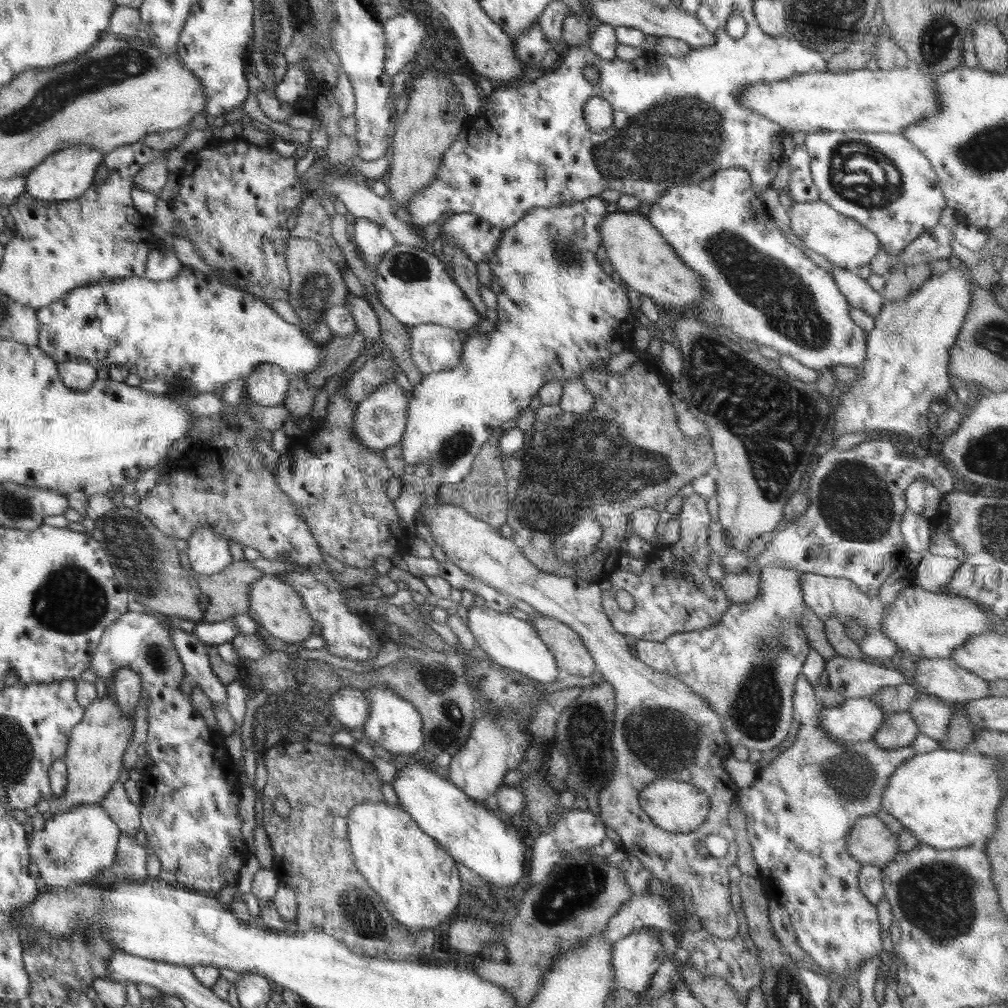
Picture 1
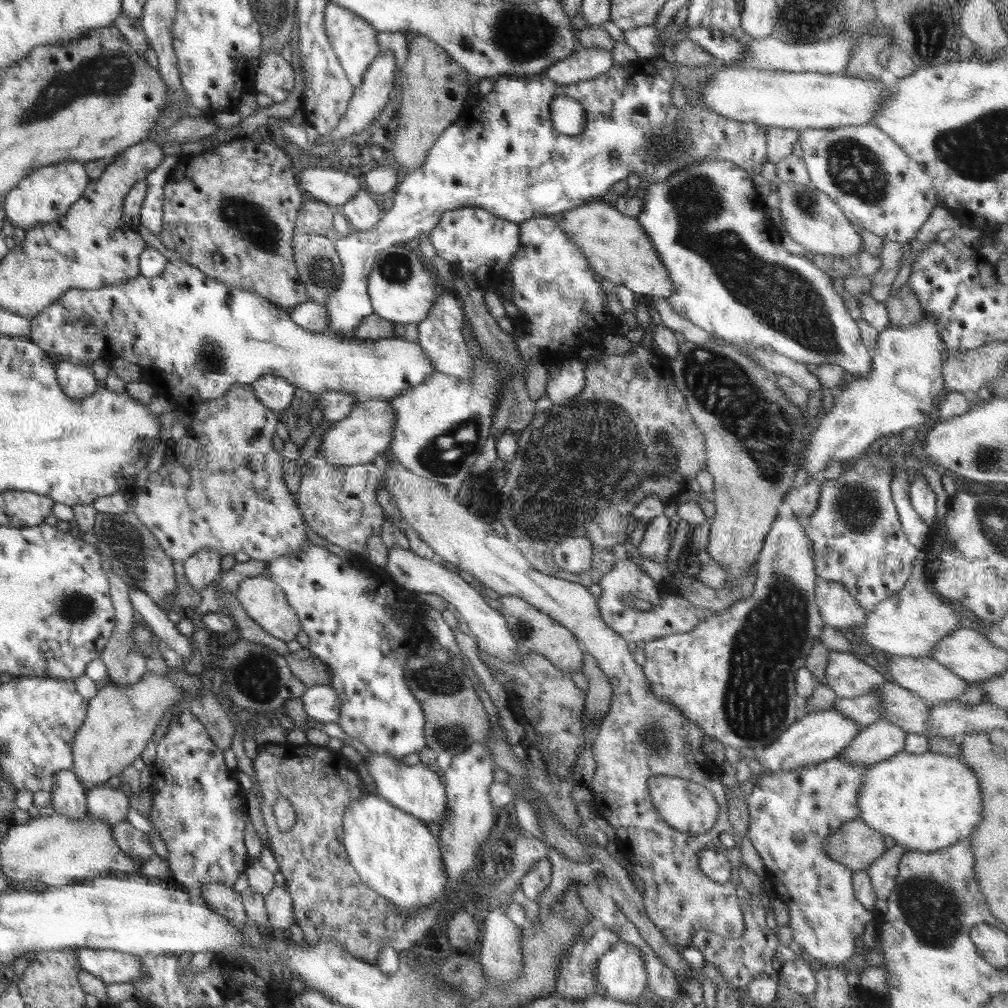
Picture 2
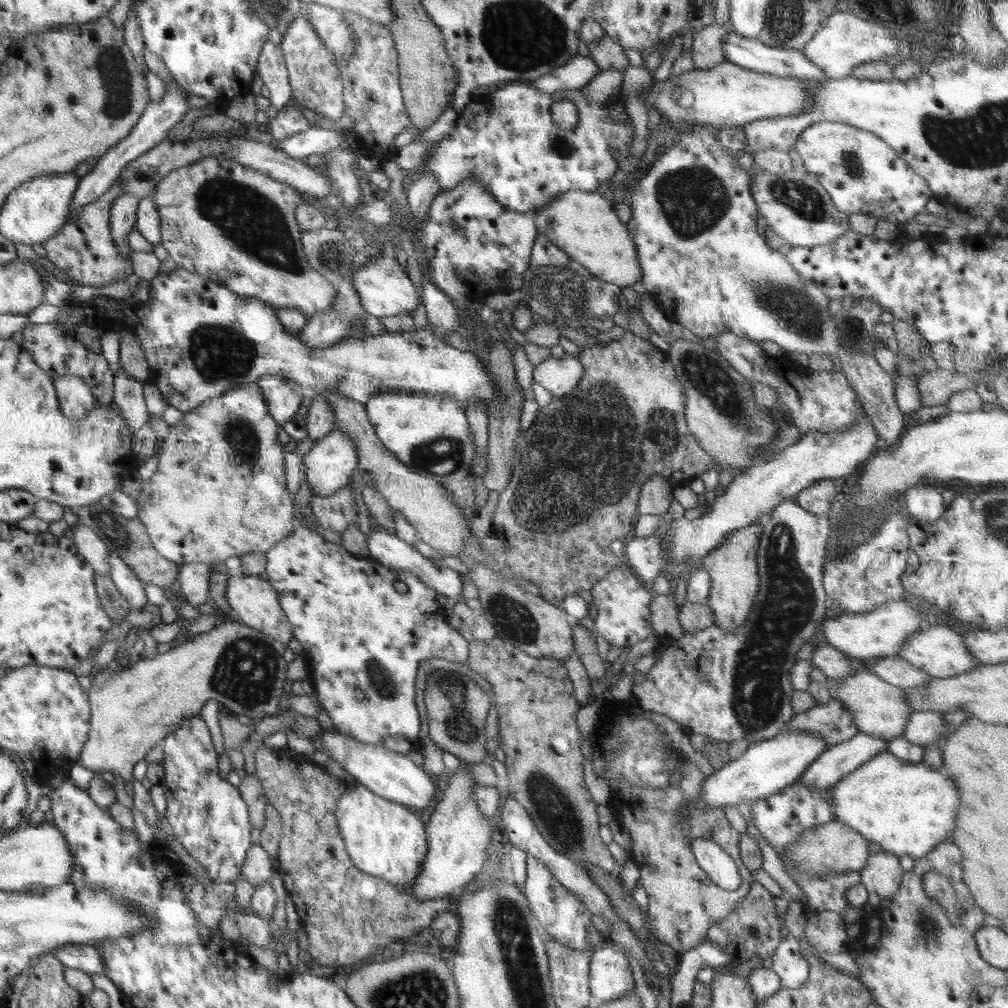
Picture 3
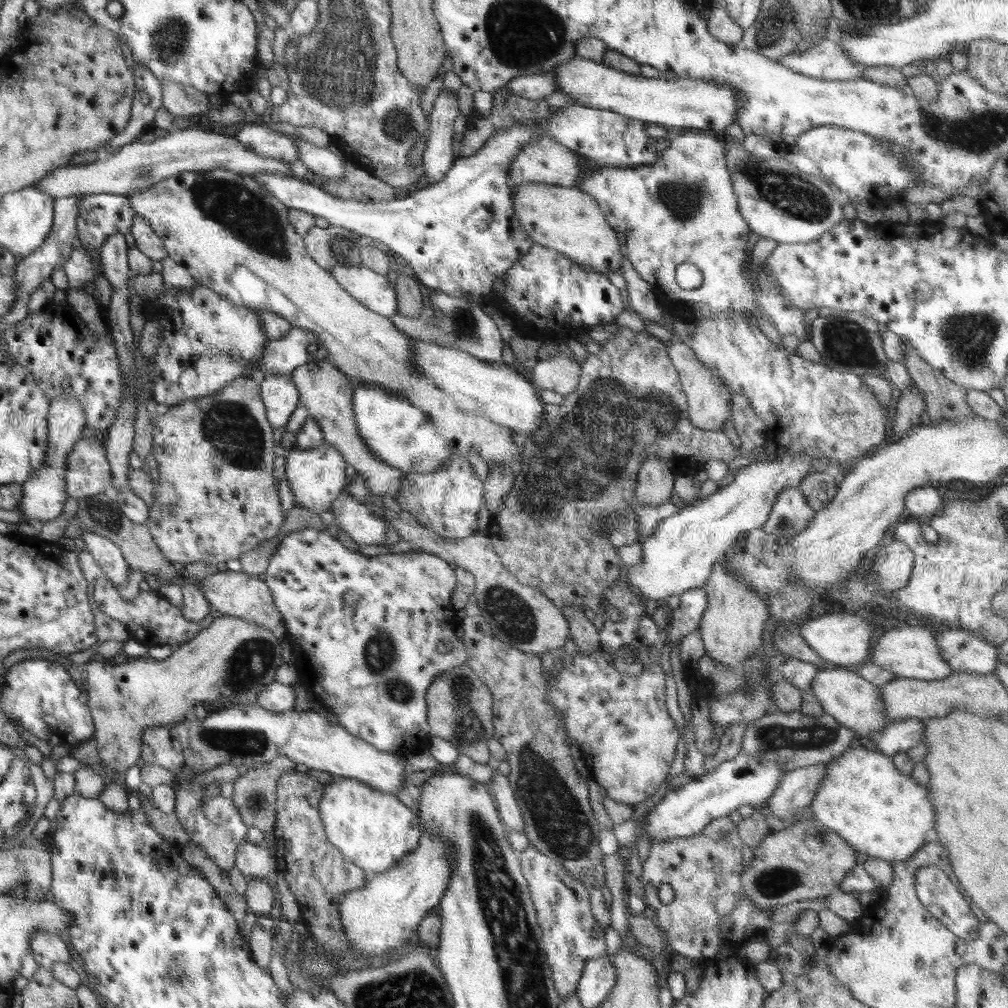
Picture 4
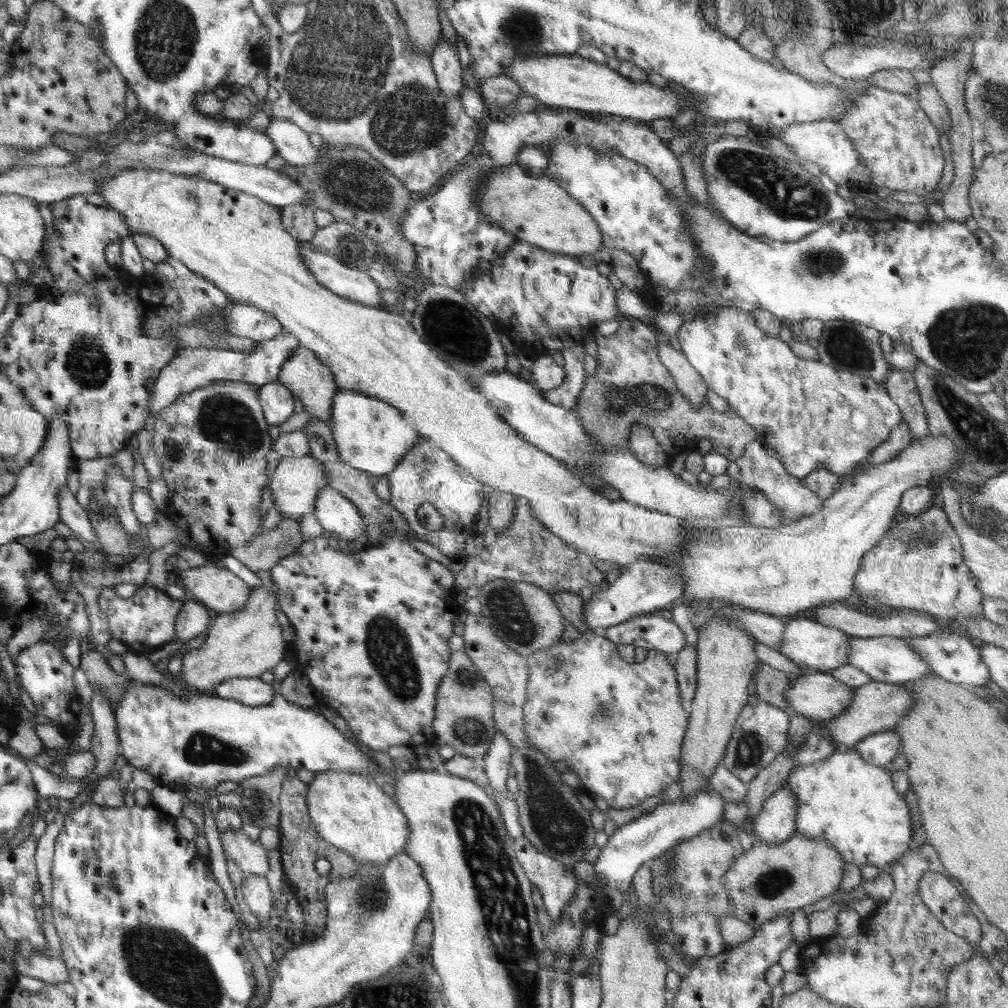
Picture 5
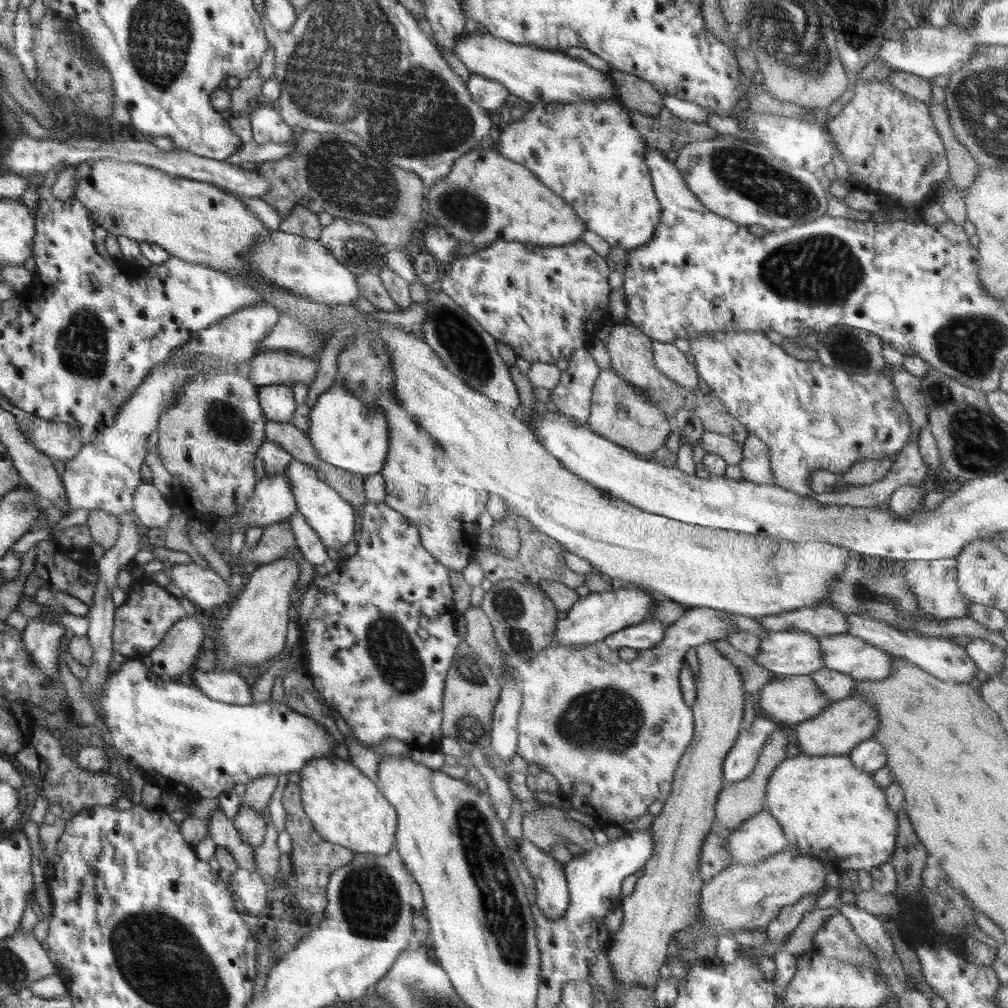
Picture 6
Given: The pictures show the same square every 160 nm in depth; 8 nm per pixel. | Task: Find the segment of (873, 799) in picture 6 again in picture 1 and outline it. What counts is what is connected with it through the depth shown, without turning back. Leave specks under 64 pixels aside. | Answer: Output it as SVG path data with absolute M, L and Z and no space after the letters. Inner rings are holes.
M939 748L932 752L916 753L912 760L896 768L883 789L880 811L888 813L910 832L916 843L924 843L940 850L969 847L976 840L988 840L996 830L998 806L1004 798L1005 780L999 778L997 768L1001 758L988 757L974 750L949 750Z

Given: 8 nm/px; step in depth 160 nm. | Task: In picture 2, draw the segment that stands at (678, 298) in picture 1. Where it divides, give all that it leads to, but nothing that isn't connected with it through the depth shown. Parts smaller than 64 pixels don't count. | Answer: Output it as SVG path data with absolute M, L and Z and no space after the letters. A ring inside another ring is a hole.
M602 198L588 200L556 216L563 220L564 233L568 233L572 243L586 256L586 261L599 279L626 286L638 295L650 294L662 298L673 295L674 285L664 262L660 261L659 253L636 218L624 216L616 208L602 202Z

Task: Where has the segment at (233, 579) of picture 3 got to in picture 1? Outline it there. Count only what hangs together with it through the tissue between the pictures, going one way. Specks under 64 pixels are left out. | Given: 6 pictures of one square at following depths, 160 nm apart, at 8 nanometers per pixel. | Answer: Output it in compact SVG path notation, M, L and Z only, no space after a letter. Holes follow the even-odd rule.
M265 574L251 584L249 608L256 621L272 634L272 641L278 645L294 647L312 636L315 622L305 608L299 592L282 582L279 577Z

